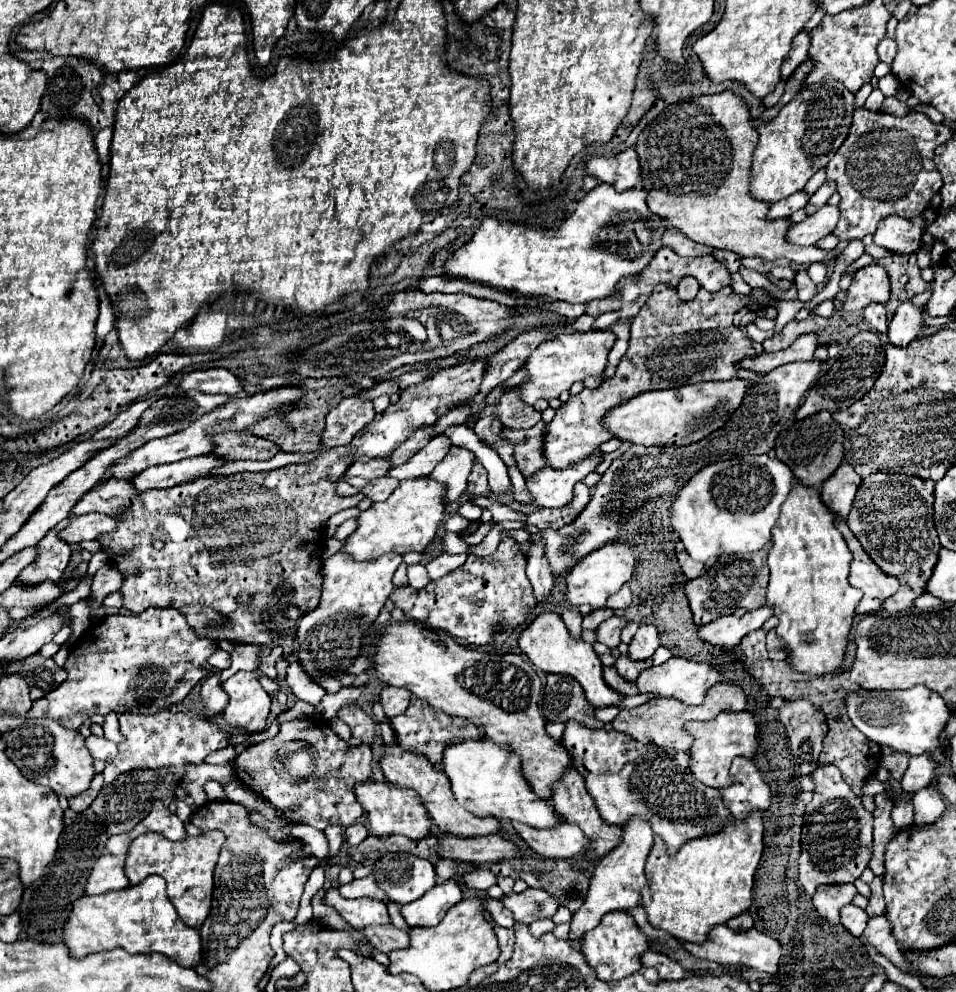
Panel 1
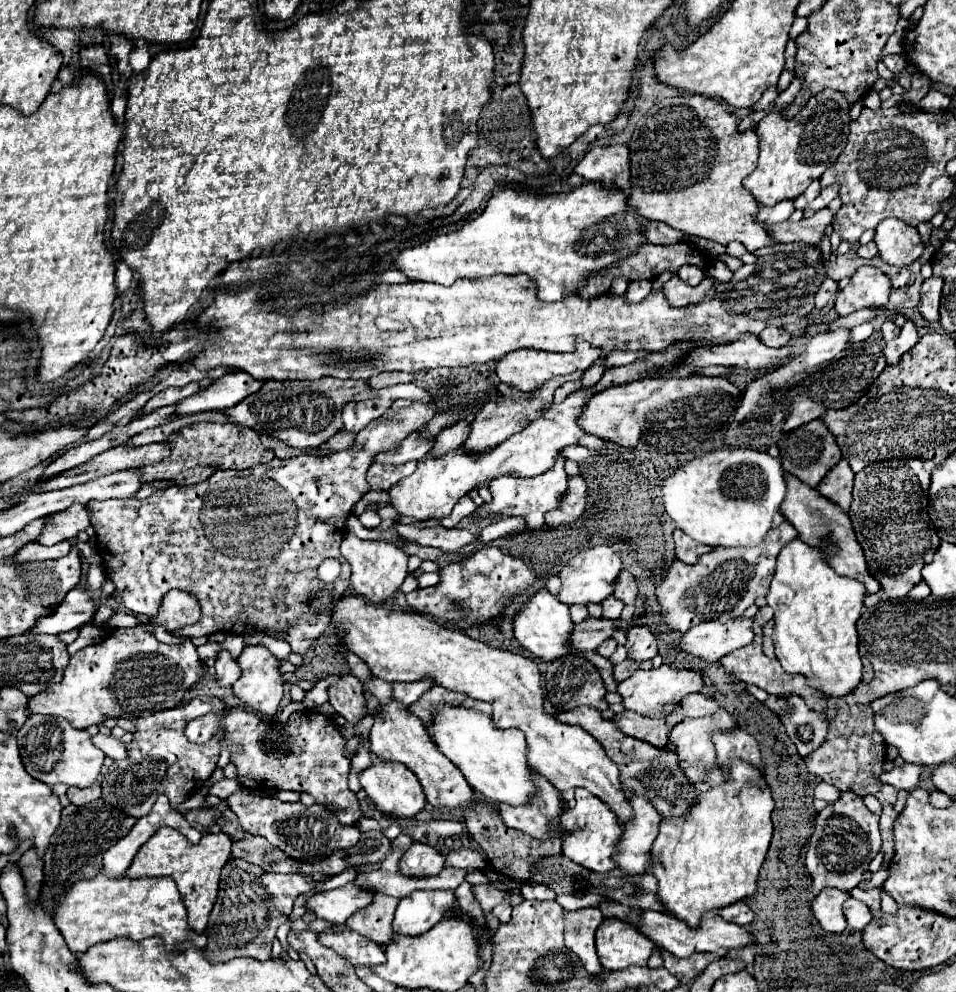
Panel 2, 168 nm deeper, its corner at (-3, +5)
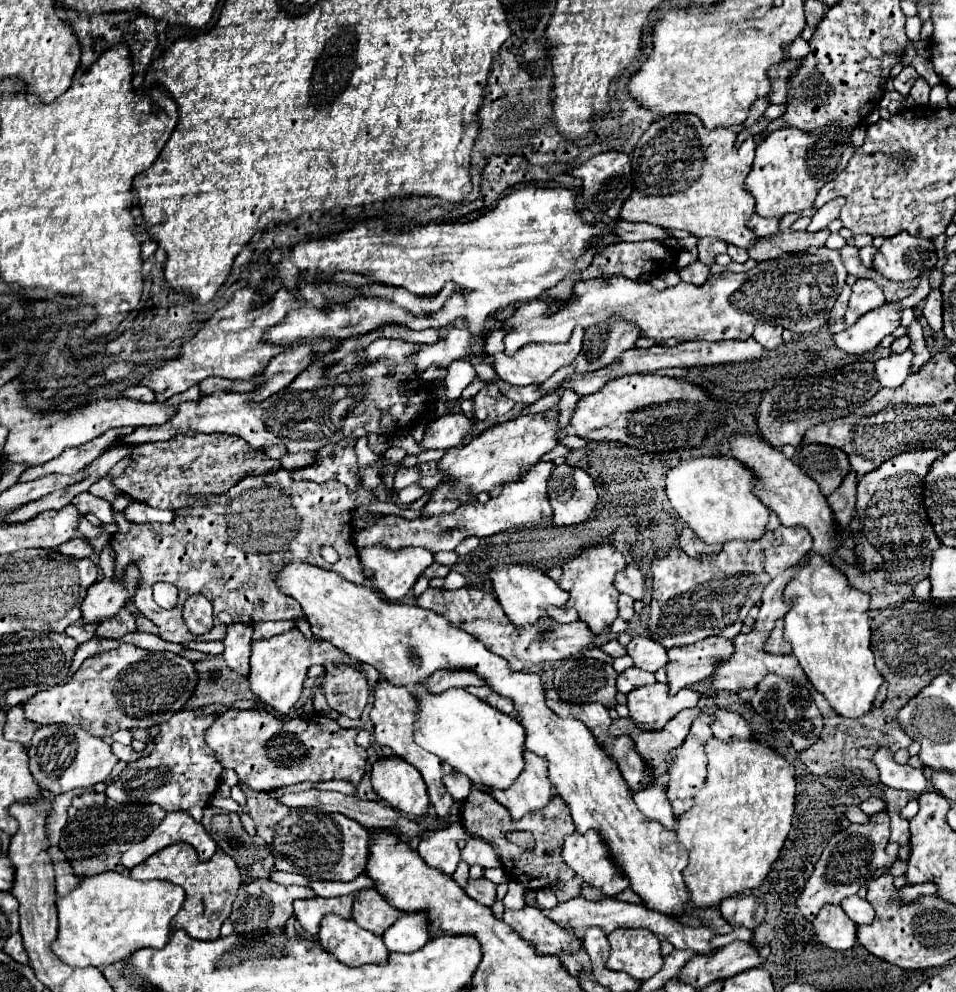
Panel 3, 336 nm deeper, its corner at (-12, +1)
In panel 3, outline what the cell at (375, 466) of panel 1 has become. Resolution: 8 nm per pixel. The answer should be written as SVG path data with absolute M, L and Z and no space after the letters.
M446 414L428 424L424 438L418 442L418 448L424 450L448 450L462 442L470 432L472 420L466 414Z

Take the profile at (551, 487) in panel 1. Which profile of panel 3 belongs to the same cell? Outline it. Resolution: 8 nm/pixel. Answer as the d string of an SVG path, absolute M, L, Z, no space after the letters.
M538 462L524 474L522 480L504 484L500 496L490 498L488 504L480 504L474 500L470 504L456 508L450 514L416 518L416 520L404 520L400 516L378 516L376 522L368 522L368 526L360 530L360 548L384 546L394 550L404 546L420 546L430 552L440 552L440 550L454 550L466 536L486 538L502 530L512 530L526 524L552 522L552 506L548 502L548 476L552 476L554 468L556 468L554 462Z

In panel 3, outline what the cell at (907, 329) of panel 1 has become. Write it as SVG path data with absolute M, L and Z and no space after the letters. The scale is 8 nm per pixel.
M910 348L900 354L890 354L888 358L880 358L876 362L876 376L878 376L880 386L898 388L910 374L912 360L914 360L914 352Z

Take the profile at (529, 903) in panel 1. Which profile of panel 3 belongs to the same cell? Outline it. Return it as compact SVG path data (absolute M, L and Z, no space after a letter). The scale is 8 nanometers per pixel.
M486 878L468 880L466 894L484 906L492 906L496 902L496 884Z

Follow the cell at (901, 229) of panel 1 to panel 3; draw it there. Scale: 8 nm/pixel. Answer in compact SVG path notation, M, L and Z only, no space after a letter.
M900 232L884 240L874 256L874 268L888 280L912 280L932 270L936 264L934 244L928 238L918 238Z

